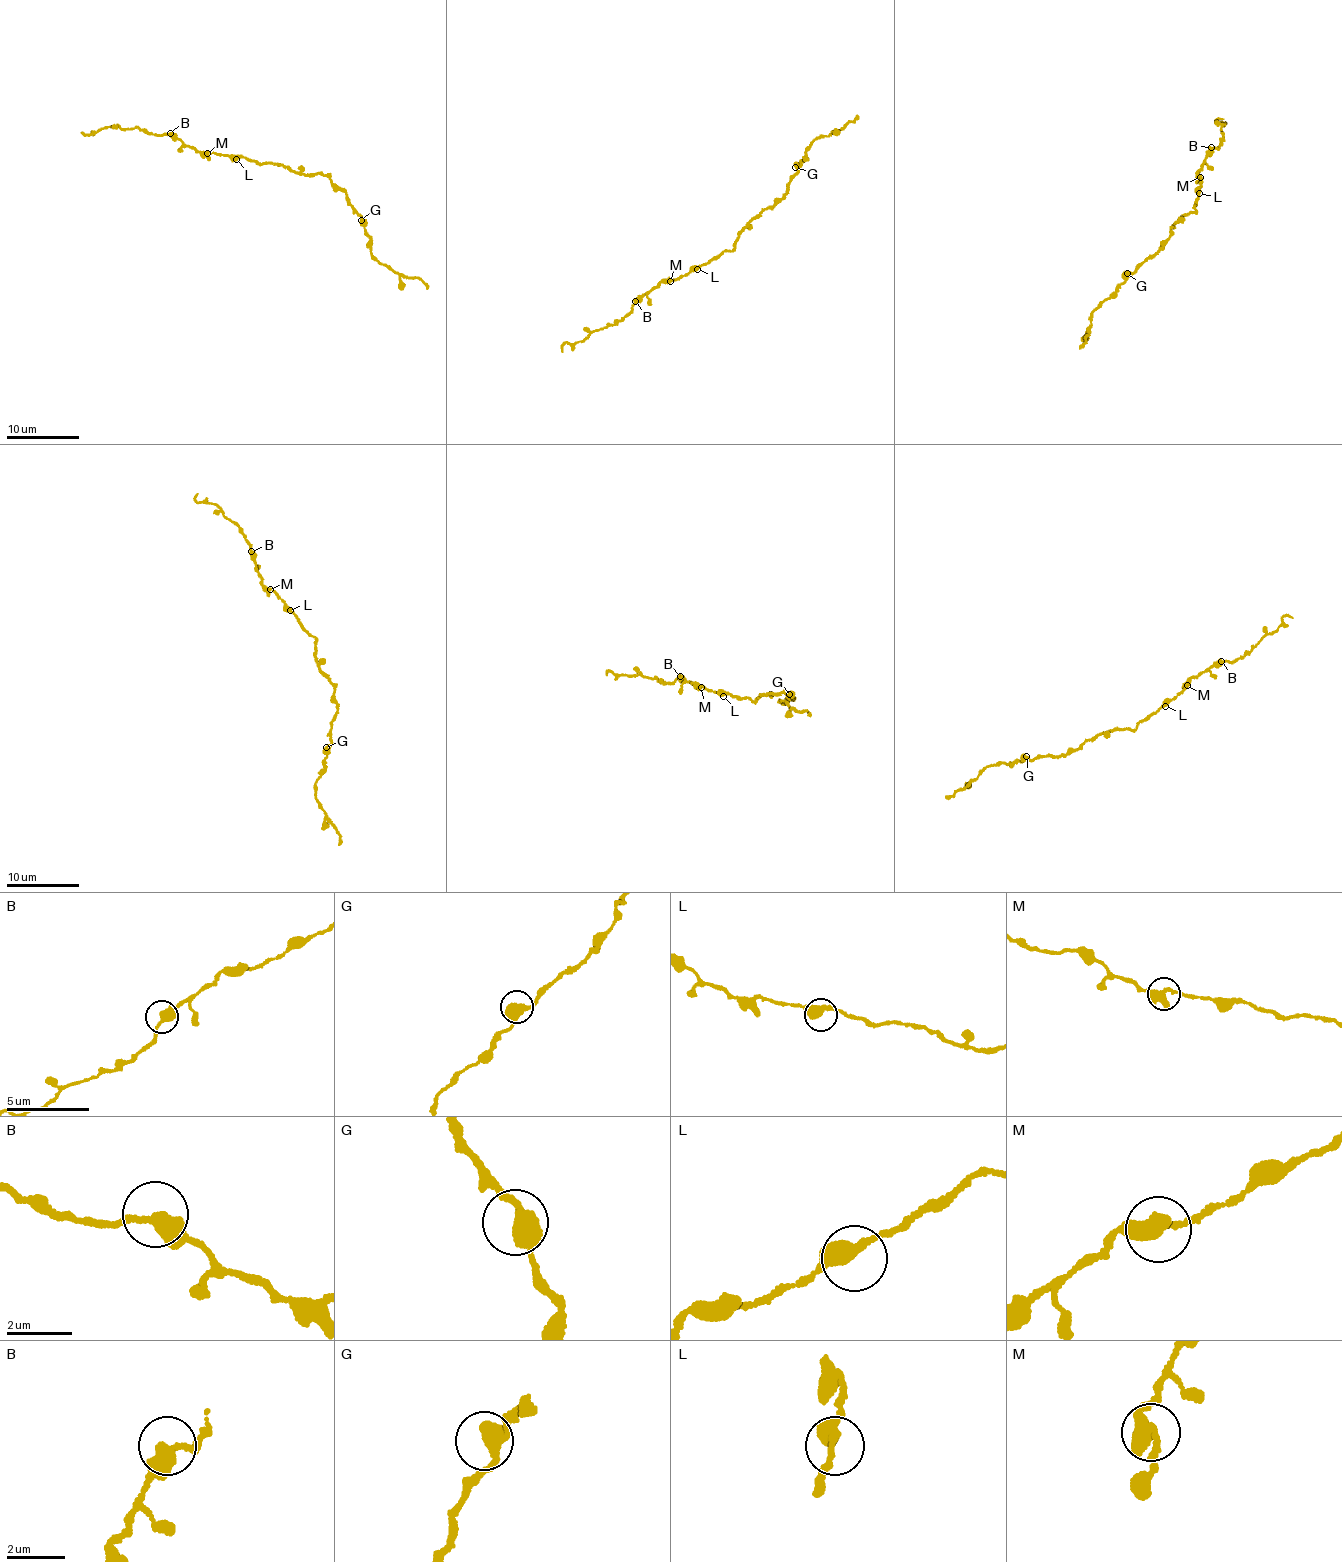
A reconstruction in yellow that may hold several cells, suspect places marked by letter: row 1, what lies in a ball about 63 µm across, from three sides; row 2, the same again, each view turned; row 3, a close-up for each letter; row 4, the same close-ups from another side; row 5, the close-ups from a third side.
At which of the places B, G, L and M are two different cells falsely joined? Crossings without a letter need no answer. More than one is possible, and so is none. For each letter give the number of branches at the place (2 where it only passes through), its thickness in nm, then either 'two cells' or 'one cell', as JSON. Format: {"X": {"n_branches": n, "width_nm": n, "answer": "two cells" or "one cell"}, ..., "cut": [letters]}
{"B": {"n_branches": 3, "width_nm": 320, "answer": "one cell"}, "G": {"n_branches": 2, "width_nm": 480, "answer": "one cell"}, "L": {"n_branches": 2, "width_nm": 460, "answer": "one cell"}, "M": {"n_branches": 2, "width_nm": 460, "answer": "one cell"}, "cut": []}

